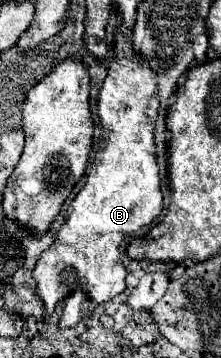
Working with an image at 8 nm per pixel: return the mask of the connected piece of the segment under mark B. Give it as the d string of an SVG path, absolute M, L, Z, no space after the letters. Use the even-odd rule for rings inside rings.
M116 28L116 56L108 66L108 76L100 90L98 98L98 114L102 124L100 148L90 164L86 184L76 194L72 204L68 206L68 216L58 230L54 244L42 252L34 268L34 280L38 282L38 296L44 302L46 316L54 312L54 306L70 296L74 290L82 288L88 296L102 304L118 296L126 290L126 268L120 260L120 244L126 236L132 236L138 230L148 230L160 212L164 210L162 192L160 192L160 176L156 162L156 144L154 144L154 122L158 116L158 74L150 68L148 60L144 60L132 46L130 38Z

